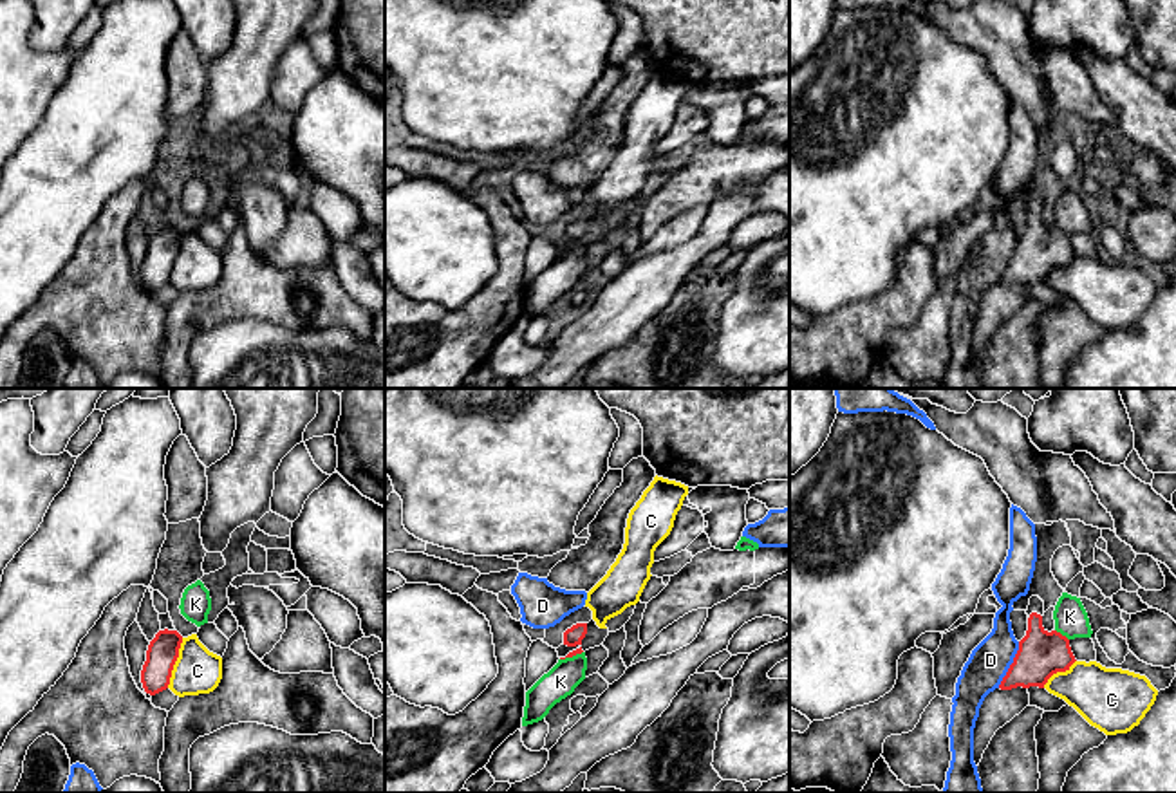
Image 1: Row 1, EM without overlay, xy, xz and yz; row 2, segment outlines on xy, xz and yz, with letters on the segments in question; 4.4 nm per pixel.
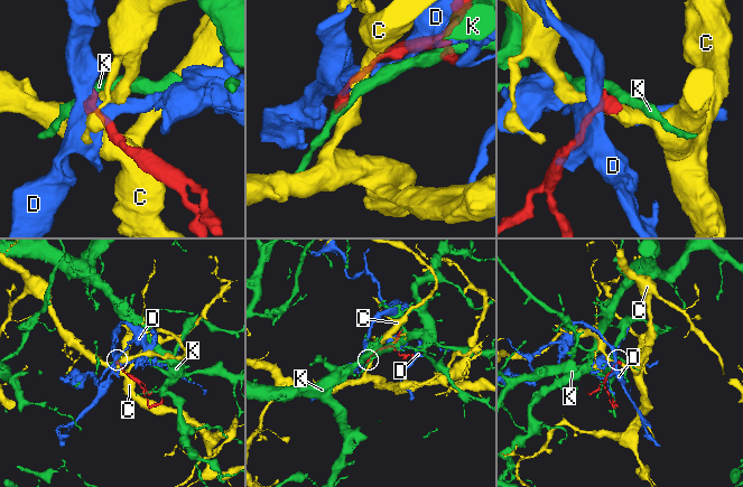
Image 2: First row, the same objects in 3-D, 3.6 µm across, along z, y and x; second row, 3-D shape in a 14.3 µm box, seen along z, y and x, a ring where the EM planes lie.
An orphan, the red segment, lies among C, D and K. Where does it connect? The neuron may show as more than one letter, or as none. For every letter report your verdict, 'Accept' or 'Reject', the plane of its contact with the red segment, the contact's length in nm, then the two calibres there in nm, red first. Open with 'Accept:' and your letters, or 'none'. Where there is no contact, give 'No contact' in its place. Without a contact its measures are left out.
Accept: none
C: Reject. Touches red in xy. Shared border 240 nm. Thickness 140 nm (red) against 200 nm
D: Reject. Touches red in yz. Shared border 220 nm. Thickness 200 nm (red) against 180 nm
K: Reject. Touches red in yz. Shared border 80 nm. Thickness 200 nm (red) against 150 nm

